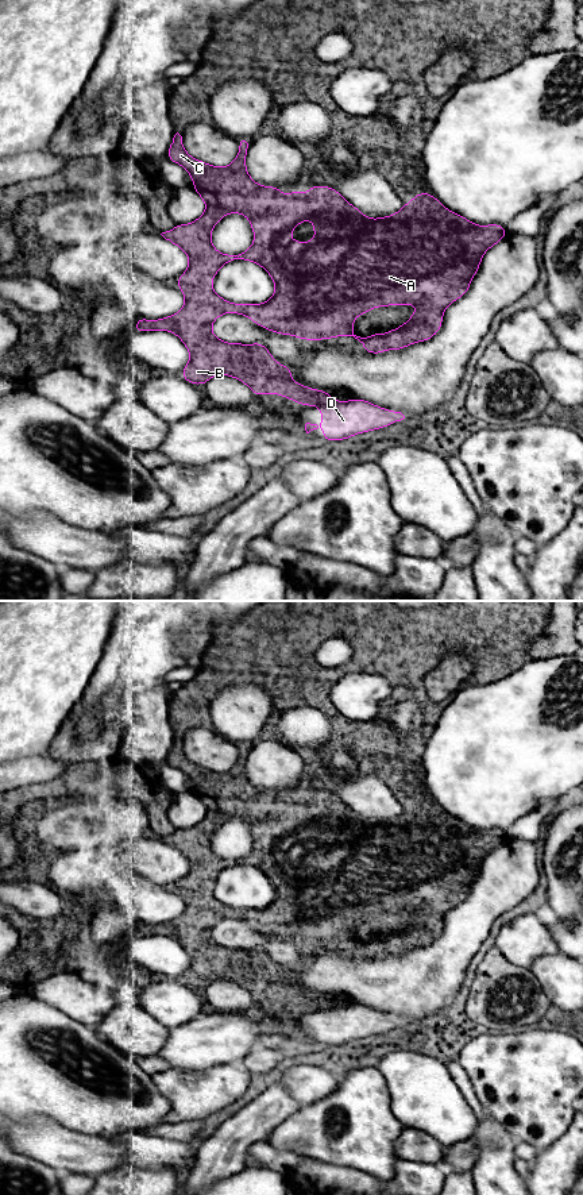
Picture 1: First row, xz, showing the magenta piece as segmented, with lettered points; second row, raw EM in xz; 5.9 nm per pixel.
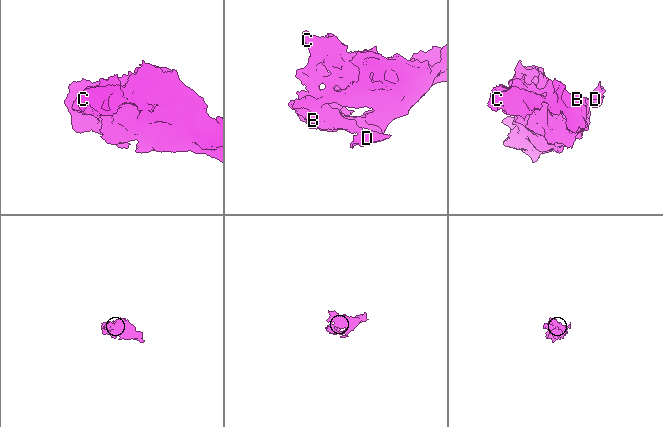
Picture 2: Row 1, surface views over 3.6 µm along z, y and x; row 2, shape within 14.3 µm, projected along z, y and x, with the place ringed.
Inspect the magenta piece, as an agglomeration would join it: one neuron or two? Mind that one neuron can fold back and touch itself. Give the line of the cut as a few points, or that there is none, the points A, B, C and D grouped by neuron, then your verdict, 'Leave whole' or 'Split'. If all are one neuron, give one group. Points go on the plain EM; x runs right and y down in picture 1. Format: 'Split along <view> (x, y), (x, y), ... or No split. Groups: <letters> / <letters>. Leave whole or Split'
Split along xz (331, 1005), (319, 1010). Groups: A B C / D. Split

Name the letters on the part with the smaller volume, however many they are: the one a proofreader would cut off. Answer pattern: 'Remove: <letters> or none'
Remove: D

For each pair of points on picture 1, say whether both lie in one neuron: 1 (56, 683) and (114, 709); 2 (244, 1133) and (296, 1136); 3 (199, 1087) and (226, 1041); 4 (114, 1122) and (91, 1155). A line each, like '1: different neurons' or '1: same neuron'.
1: different neurons
2: different neurons
3: different neurons
4: different neurons

